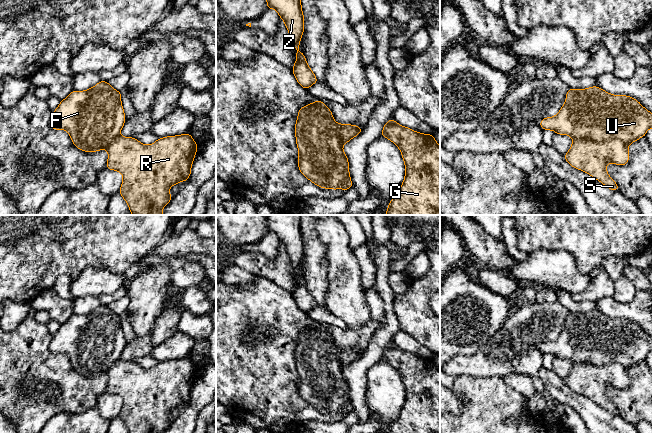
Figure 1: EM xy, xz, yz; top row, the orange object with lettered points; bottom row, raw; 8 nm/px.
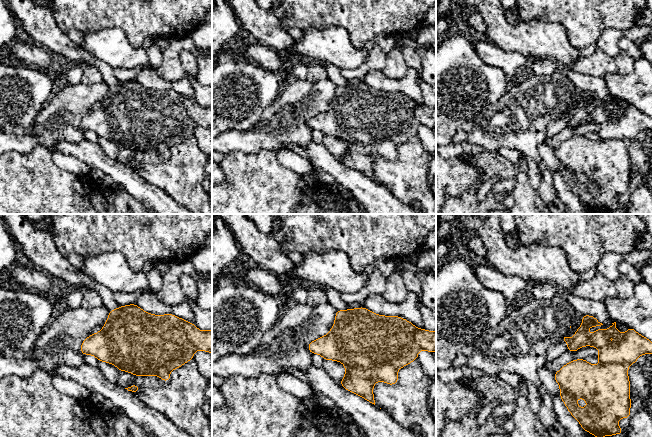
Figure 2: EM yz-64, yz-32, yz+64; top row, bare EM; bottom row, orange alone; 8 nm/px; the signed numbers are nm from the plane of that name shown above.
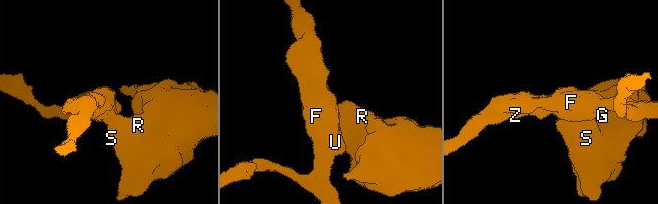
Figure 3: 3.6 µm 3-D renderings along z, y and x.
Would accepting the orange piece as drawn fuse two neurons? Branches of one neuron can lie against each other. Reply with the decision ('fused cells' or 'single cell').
fused cells

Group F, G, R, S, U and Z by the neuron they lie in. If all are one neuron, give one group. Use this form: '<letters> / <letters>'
F U Z / G R S

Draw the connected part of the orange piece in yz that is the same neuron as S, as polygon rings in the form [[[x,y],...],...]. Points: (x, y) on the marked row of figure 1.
[[[618,139],[604,142],[573,140],[570,150],[563,157],[569,165],[588,173],[613,191],[619,191],[619,187],[608,175],[606,165],[623,166],[630,158],[627,145]]]

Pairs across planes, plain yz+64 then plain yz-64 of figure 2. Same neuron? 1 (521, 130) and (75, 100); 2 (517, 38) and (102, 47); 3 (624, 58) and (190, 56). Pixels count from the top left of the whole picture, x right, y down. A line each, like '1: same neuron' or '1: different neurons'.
1: same neuron
2: same neuron
3: different neurons

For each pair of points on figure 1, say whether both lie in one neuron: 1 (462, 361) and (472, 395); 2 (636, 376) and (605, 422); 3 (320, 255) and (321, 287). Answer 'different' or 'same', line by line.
1: different
2: different
3: same

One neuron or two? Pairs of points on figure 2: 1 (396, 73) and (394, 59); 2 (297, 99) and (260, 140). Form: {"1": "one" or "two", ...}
{"1": "one", "2": "one"}

